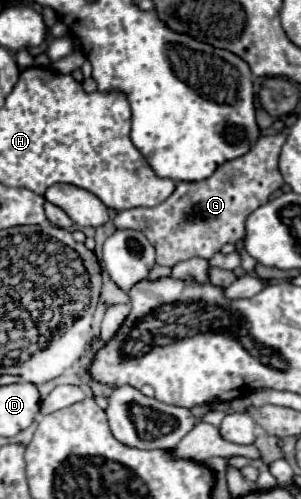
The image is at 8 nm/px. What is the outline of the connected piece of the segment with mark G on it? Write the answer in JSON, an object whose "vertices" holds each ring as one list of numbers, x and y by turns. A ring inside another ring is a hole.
{"vertices":[[285,133,263,135,251,147,249,153,223,163,209,179,203,179,197,183,187,183,187,181,177,183,167,203,161,203,161,207,165,209,161,213,165,213,163,217,169,217,169,219,159,219,157,215,159,205,135,207,135,209,121,211,115,217,115,227,141,231,149,239,149,243,155,247,159,265,173,267,173,263,181,259,189,259,189,257,209,259,209,255,217,253,225,243,237,243,239,239,243,239,245,219,249,217,249,213,265,205,269,195,283,187,283,177,277,167,279,151,283,143,285,143],[233,169,239,171,239,177,233,181,225,181,225,175],[167,209,169,209,169,215,167,215]]}

